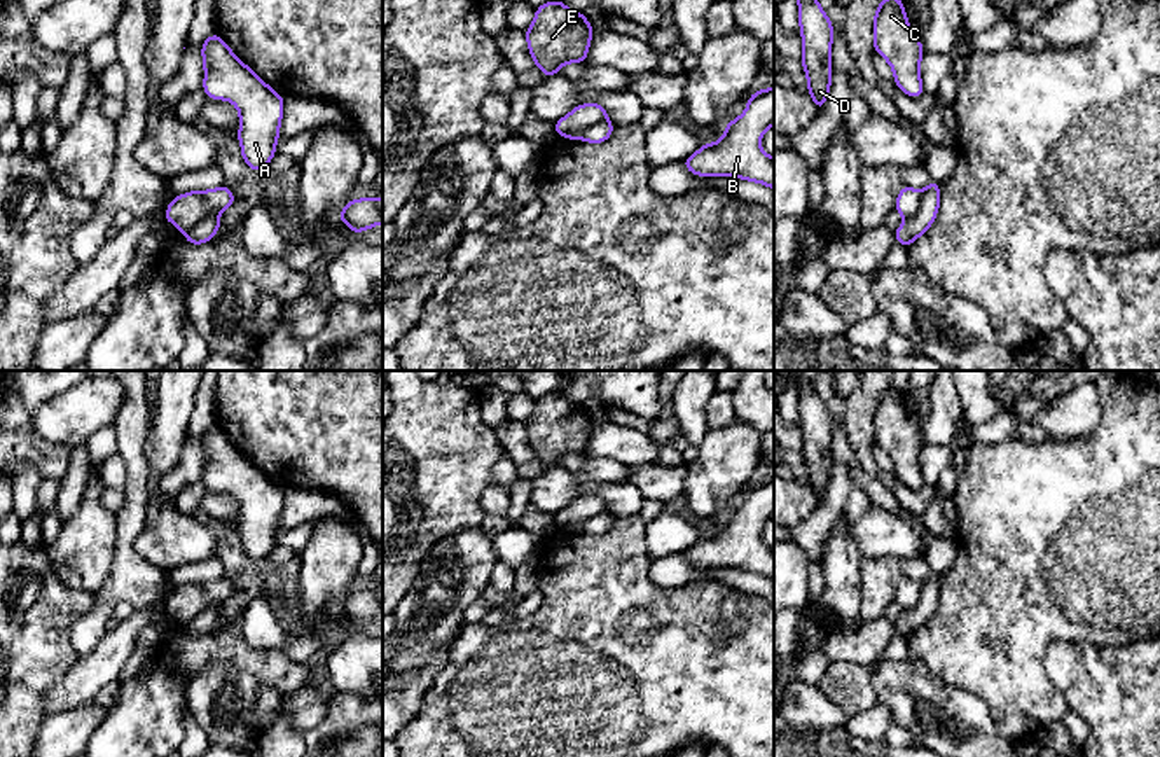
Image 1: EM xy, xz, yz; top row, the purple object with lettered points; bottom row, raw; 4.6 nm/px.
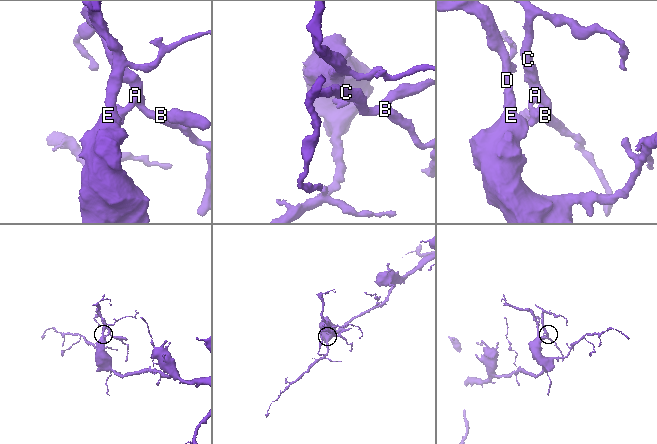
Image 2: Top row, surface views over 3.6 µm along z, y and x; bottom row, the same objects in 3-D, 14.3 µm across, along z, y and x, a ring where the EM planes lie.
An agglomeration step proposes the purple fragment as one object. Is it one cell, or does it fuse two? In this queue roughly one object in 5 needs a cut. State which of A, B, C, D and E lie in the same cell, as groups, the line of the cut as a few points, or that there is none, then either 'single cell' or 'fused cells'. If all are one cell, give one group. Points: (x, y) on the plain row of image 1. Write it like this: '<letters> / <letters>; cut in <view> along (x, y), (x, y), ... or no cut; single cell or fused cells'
A B C / D E; cut in xy along (217, 604), (207, 605), (186, 626); fused cells

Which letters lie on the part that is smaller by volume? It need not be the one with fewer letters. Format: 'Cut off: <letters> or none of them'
Cut off: A, B, C

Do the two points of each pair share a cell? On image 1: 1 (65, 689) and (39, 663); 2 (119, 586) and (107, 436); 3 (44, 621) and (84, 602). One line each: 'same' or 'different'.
1: different
2: different
3: same

